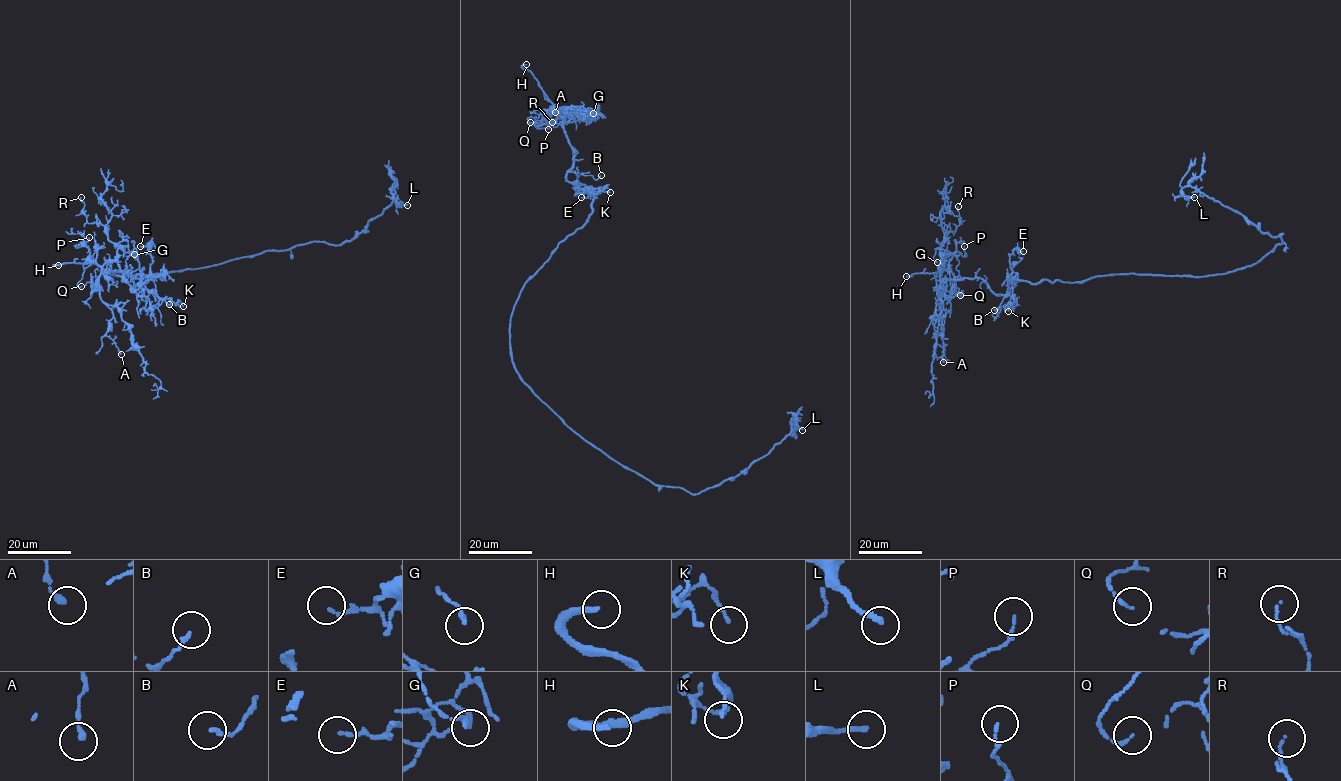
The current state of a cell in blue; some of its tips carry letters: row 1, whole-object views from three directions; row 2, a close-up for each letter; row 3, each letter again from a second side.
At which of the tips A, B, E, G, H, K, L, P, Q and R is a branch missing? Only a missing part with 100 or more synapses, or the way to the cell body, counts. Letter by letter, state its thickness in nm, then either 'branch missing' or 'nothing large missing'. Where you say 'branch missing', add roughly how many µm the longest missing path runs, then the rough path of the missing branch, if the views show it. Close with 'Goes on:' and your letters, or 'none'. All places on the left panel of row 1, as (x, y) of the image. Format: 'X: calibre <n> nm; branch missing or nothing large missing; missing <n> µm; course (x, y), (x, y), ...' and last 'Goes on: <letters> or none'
A: calibre 200 nm; nothing large missing
B: calibre 140 nm; nothing large missing
E: calibre 110 nm; nothing large missing
G: calibre 190 nm; nothing large missing
H: calibre 200 nm; branch missing; missing 35 µm; course (58, 265), (79, 251), (73, 200), (75, 185)
K: calibre 110 nm; nothing large missing
L: calibre 220 nm; nothing large missing
P: calibre 100 nm; nothing large missing
Q: calibre 80 nm; nothing large missing
R: calibre 90 nm; nothing large missing
Goes on: H

